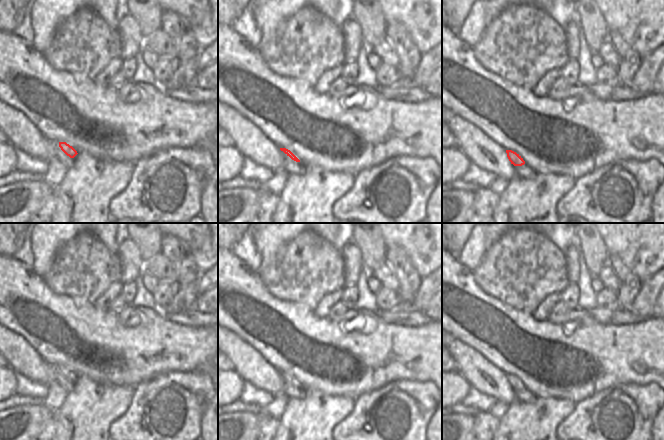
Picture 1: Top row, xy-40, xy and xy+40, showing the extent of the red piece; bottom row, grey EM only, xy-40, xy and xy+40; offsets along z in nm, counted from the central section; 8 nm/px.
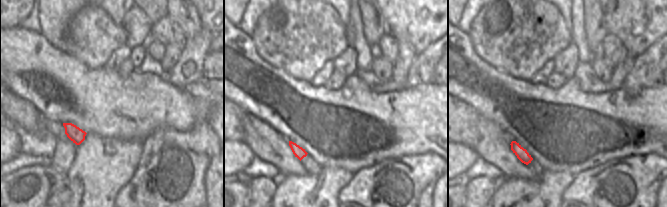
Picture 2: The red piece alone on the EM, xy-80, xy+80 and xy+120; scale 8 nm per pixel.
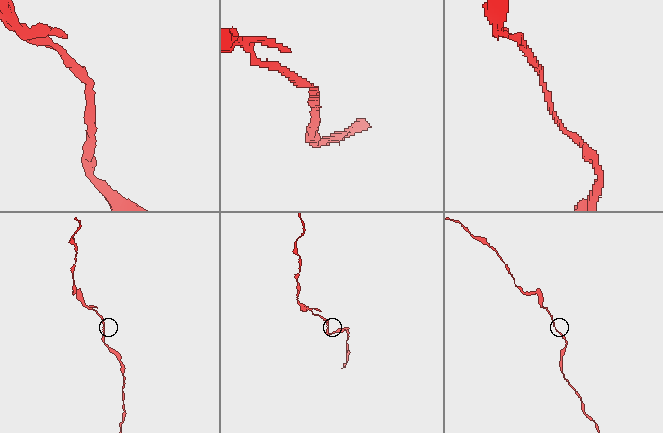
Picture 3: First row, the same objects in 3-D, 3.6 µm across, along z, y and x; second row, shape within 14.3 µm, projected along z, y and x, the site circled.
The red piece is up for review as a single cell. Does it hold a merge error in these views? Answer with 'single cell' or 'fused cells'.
single cell

